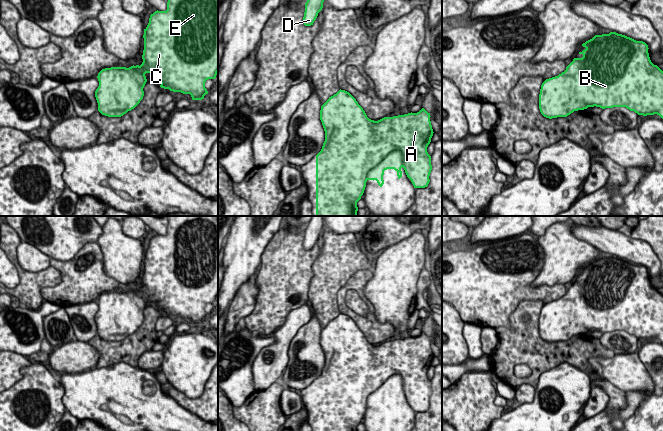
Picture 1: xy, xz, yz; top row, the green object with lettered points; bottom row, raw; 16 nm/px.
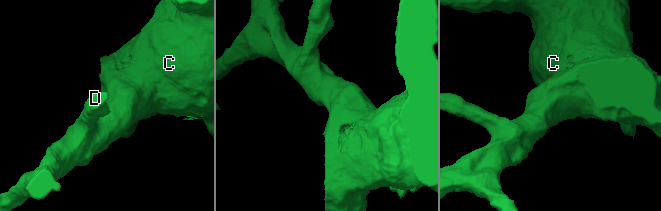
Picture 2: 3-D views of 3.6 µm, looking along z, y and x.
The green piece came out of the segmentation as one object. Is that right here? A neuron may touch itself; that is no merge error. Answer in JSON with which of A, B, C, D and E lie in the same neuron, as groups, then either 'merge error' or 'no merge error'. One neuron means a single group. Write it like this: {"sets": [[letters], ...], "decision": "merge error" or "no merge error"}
{"sets": [["A", "B", "C", "D", "E"]], "decision": "no merge error"}

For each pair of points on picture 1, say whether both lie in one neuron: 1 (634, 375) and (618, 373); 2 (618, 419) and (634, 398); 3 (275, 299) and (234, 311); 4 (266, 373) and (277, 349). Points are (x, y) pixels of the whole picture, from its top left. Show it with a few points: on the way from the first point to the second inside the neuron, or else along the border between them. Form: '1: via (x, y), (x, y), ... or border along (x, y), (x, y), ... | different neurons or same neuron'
1: via (630, 374), (622, 373) | same neuron
2: via (623, 414), (632, 403) | same neuron
3: border along (256, 282), (255, 306), (244, 317) | different neurons
4: via (268, 367), (274, 361), (276, 355) | same neuron

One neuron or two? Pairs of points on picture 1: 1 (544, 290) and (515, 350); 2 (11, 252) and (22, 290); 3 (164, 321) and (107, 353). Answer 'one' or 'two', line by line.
1: two
2: one
3: two

